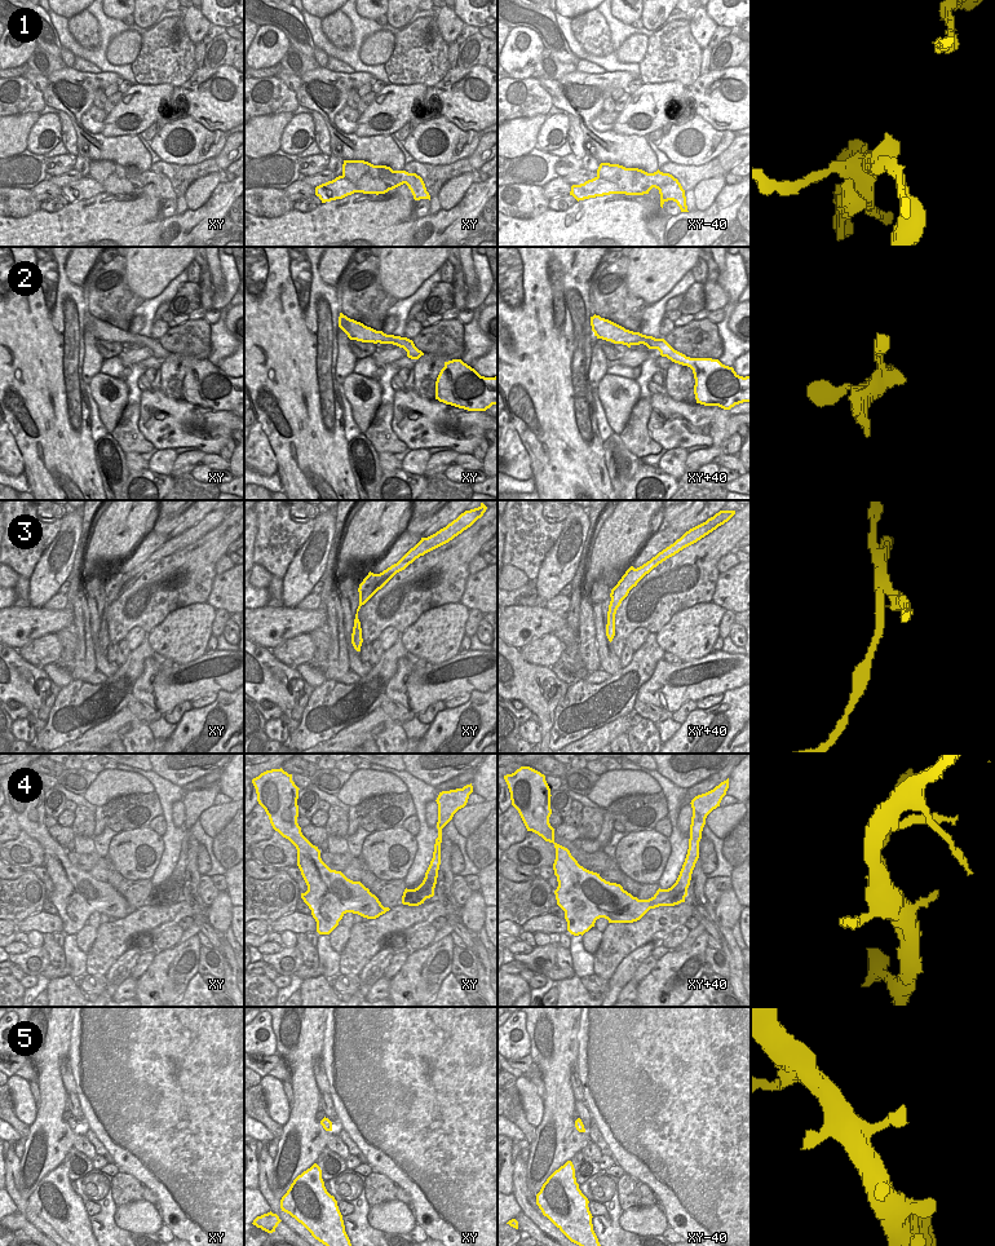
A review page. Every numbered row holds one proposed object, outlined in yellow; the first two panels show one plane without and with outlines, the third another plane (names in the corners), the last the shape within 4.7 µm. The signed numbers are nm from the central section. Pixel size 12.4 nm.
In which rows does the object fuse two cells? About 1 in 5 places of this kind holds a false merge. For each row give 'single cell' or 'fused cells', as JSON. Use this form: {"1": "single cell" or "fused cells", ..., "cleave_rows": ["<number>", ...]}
{"1": "fused cells", "2": "single cell", "3": "fused cells", "4": "fused cells", "5": "single cell", "cleave_rows": ["1", "3", "4"]}

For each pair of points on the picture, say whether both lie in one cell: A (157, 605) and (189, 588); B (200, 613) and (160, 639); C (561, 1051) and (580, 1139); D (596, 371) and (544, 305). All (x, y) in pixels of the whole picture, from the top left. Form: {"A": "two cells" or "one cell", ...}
{"A": "one cell", "B": "one cell", "C": "one cell", "D": "two cells"}

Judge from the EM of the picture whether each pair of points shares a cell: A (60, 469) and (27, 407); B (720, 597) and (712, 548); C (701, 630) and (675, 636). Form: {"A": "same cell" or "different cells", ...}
{"A": "same cell", "B": "different cells", "C": "same cell"}

